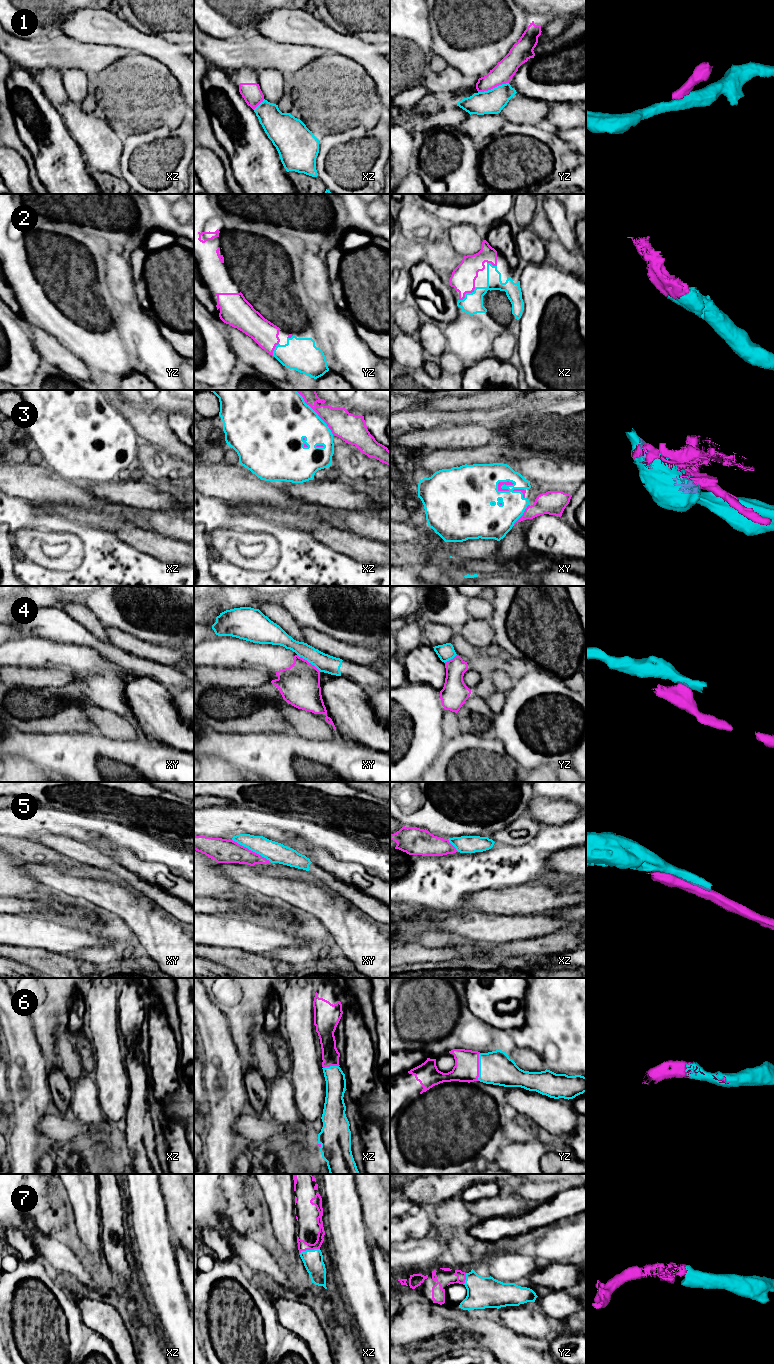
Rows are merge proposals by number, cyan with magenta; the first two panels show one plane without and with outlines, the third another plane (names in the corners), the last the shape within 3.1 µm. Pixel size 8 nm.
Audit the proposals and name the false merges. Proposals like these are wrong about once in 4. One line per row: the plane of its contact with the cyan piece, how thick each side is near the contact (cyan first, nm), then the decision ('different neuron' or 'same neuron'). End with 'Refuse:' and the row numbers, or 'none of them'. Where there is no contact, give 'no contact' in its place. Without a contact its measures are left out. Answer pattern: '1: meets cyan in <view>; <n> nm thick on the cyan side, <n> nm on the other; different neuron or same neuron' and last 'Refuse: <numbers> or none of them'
1: meets cyan in yz; 190 nm thick on the cyan side, 170 nm on the other; different neuron
2: meets cyan in xz; 160 nm thick on the cyan side, 200 nm on the other; same neuron
3: meets cyan in xy; 380 nm thick on the cyan side, 40 nm on the other; same neuron
4: meets cyan in xy; 150 nm thick on the cyan side, 320 nm on the other; different neuron
5: meets cyan in xy; 170 nm thick on the cyan side, 190 nm on the other; different neuron
6: meets cyan in yz; 260 nm thick on the cyan side, 200 nm on the other; same neuron
7: meets cyan in xz; 160 nm thick on the cyan side, 80 nm on the other; same neuron
Refuse: 1, 4, 5

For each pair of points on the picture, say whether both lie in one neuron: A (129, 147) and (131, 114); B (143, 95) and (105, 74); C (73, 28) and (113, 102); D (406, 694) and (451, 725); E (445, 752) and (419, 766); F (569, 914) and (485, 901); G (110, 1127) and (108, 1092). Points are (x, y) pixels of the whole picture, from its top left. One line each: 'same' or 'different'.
A: different
B: same
C: different
D: different
E: different
F: different
G: different

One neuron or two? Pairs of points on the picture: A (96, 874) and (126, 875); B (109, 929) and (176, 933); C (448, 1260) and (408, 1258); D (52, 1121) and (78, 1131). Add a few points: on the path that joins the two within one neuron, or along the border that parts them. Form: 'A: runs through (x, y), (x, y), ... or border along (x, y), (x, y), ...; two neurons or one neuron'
A: border along (112, 871), (135, 891); two neurons
B: border along (115, 914), (126, 923), (136, 937); two neurons
C: runs through (438, 1258), (418, 1258); one neuron
D: runs through (58, 1127), (62, 1130), (72, 1130); one neuron

